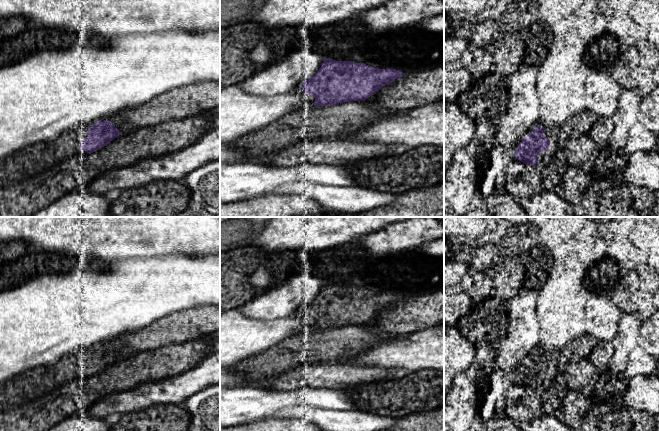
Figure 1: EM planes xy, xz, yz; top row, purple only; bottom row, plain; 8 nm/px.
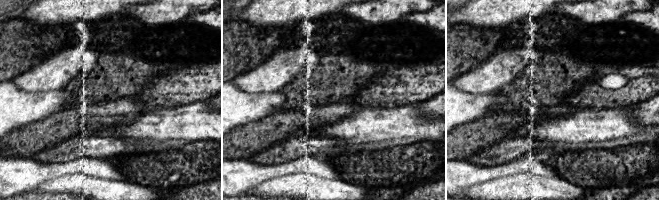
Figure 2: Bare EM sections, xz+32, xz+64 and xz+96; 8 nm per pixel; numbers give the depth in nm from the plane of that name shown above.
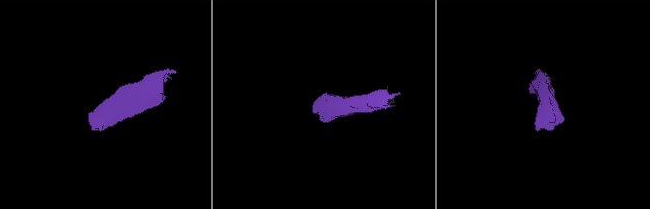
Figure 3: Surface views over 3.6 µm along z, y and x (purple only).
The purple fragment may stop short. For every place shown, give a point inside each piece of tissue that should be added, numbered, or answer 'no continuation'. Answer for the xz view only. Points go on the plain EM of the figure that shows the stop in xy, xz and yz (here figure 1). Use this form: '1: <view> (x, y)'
no continuation

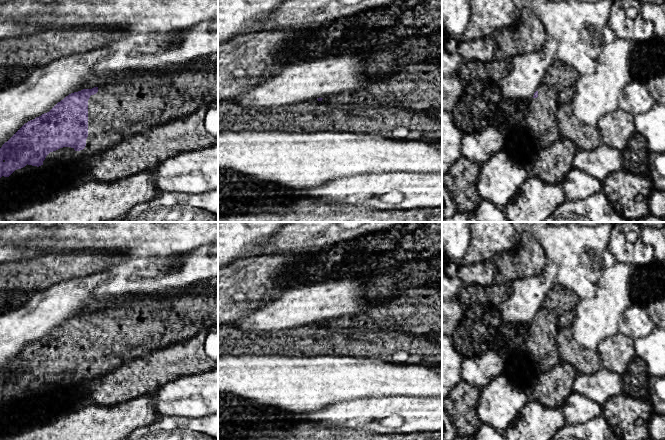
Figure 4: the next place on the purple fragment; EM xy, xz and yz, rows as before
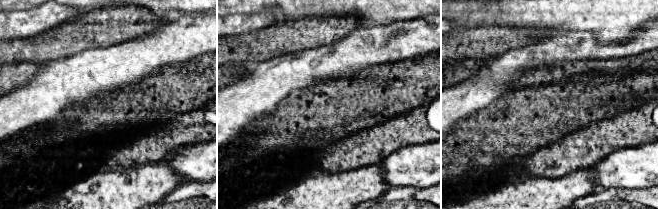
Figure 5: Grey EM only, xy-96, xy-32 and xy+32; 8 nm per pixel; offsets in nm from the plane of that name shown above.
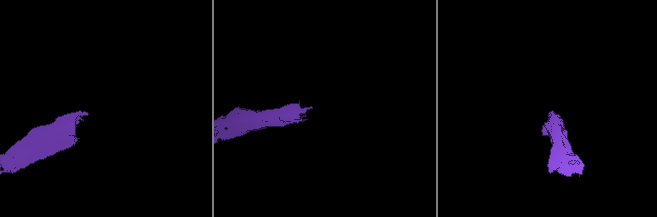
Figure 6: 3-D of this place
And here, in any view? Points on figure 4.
no continuation

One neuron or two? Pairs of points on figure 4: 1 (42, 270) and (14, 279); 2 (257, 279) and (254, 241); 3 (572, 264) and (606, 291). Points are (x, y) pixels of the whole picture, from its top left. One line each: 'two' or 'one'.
1: one
2: two
3: two

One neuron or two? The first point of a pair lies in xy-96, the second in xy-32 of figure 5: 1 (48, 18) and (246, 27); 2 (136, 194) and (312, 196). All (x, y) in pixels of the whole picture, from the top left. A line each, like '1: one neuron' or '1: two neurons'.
1: one neuron
2: one neuron

